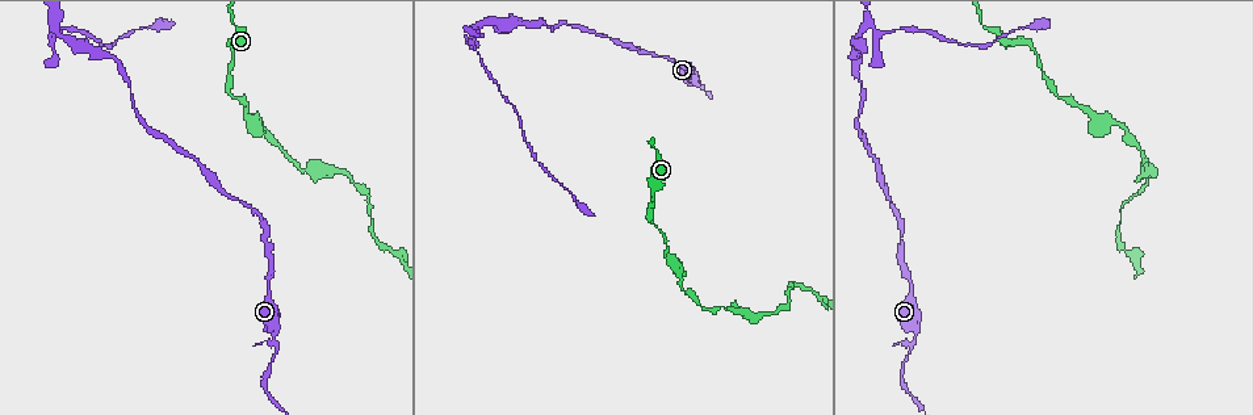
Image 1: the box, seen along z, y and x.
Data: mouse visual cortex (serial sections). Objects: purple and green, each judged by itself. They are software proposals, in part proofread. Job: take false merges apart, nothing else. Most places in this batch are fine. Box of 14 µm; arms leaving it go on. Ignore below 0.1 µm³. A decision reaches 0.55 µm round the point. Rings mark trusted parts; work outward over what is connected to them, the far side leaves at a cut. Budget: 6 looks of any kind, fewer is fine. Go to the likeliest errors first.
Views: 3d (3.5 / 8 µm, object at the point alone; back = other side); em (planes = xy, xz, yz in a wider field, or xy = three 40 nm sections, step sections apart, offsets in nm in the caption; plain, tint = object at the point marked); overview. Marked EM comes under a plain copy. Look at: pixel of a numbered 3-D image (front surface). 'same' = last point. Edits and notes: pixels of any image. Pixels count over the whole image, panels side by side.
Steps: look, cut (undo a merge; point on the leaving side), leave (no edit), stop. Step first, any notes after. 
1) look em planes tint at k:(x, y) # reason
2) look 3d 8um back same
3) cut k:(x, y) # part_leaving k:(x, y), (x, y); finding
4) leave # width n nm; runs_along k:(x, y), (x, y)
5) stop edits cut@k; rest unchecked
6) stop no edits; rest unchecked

look 3d 3.5um at 1:(731, 310) # calibre changes

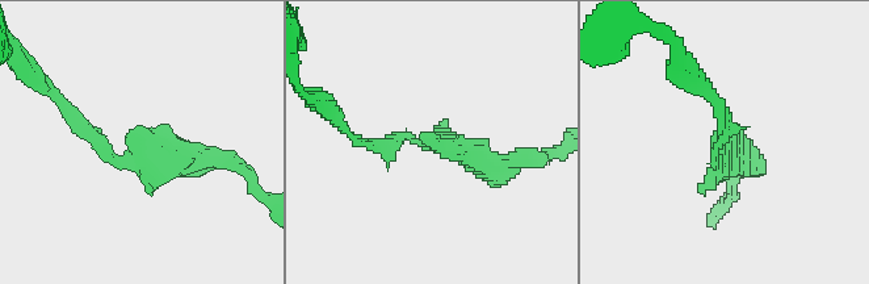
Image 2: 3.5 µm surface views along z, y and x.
look em xy step 3 tint at 2:(435, 146) # arm_widths 150, 300 nm

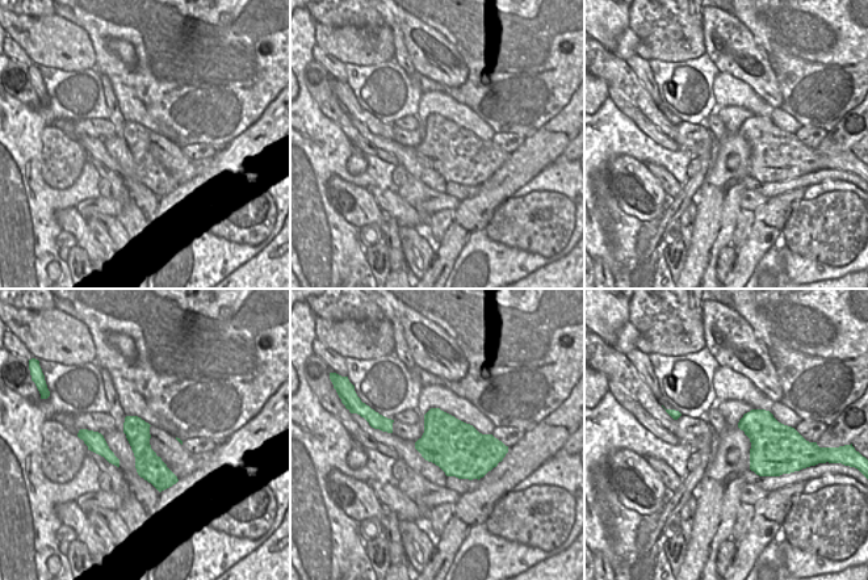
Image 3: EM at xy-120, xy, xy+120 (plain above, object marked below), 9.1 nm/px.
leave # runs_along 2:(75, 117), (114, 162), (223, 162); all the same cell

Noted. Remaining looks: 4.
look 3d 3.5um at 1:(274, 339) # thick turns thin

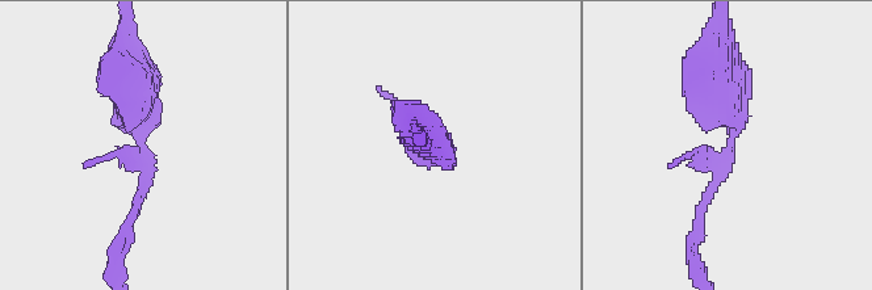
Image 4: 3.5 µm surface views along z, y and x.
leave # all the same cell

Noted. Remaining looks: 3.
look 3d 3.5um at 1:(479, 32) # branch point

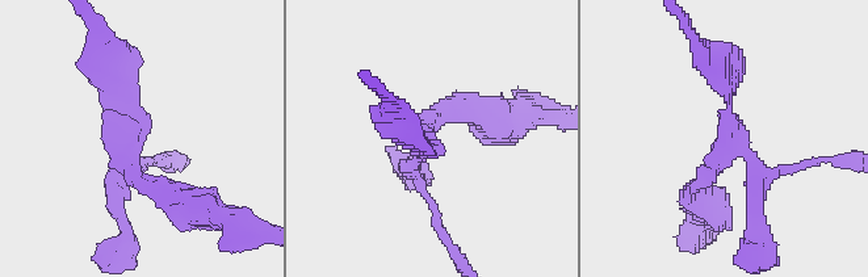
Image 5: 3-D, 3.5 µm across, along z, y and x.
cut 5:(806, 163) # part_leaving 5:(764, 170), (852, 162); a second cell is stuck on

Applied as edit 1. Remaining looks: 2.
stop edits cut@5; rest unchecked

